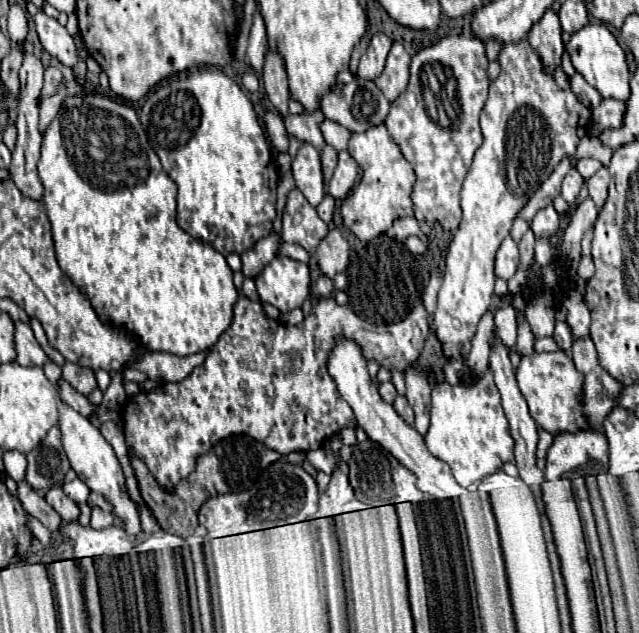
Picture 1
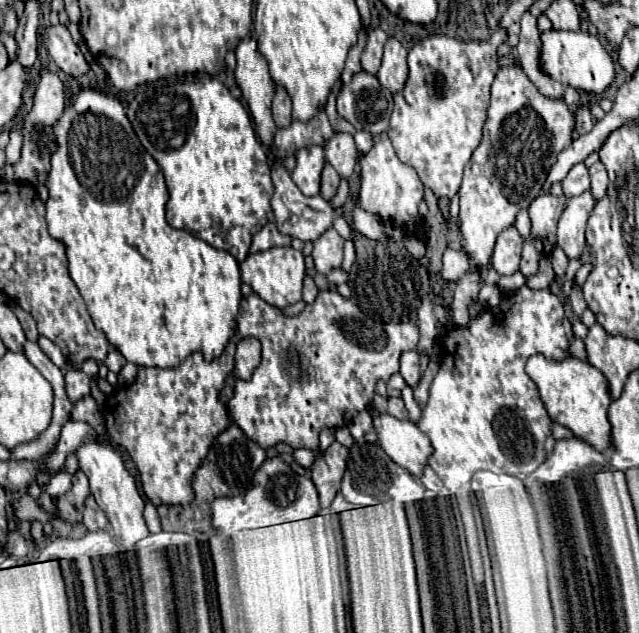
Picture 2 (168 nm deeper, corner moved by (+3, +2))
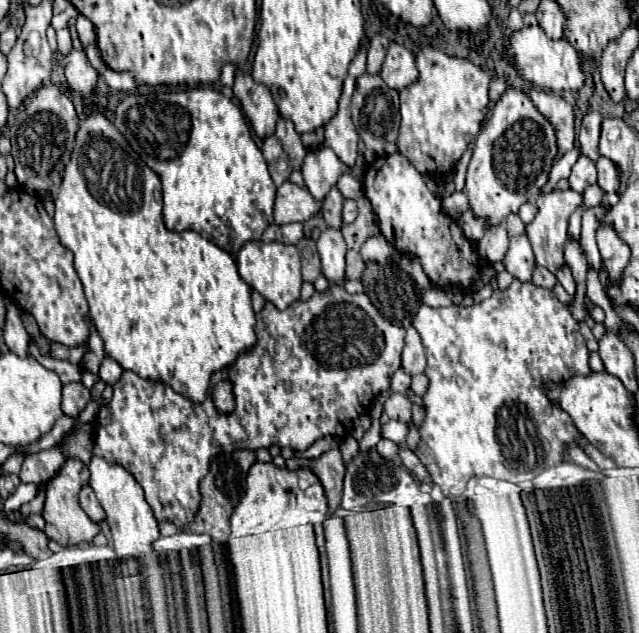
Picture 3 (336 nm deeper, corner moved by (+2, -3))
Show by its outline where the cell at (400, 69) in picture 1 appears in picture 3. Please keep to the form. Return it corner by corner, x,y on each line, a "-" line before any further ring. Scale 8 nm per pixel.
390,42
380,76
384,78
384,82
390,88
394,88
398,92
404,90
418,78
418,70
414,66
414,54
408,48
404,48
396,42

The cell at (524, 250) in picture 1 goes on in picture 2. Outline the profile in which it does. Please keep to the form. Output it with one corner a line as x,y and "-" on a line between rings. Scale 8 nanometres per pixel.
527,239
525,247
523,247
523,257
521,257
521,273
529,279
537,273
537,267
539,267
539,253
531,245
531,241

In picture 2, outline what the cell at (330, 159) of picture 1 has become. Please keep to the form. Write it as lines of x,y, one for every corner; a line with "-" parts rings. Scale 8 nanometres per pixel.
325,165
325,169
323,169
323,175
321,175
321,197
323,199
333,199
335,197
335,193
337,193
337,187
339,187
339,181
341,181
341,177
339,177
339,173
333,169
333,165

